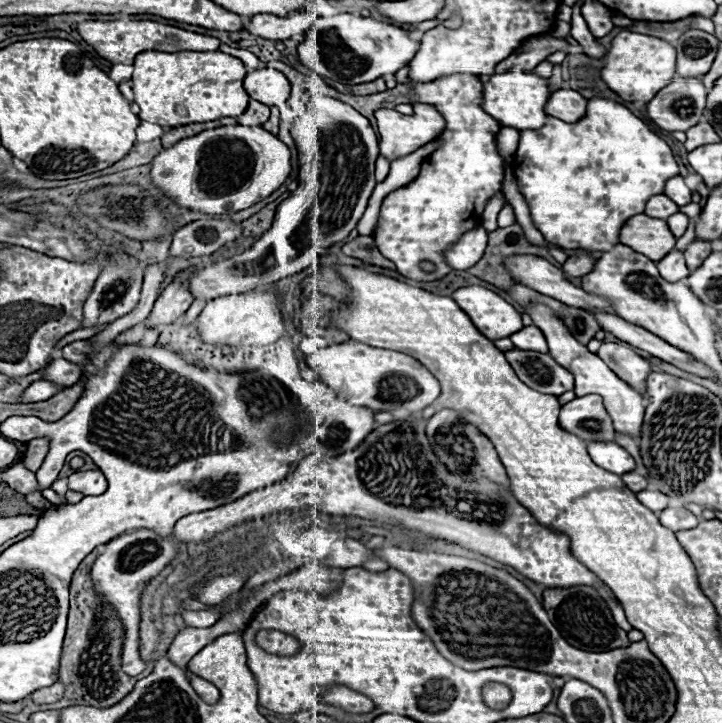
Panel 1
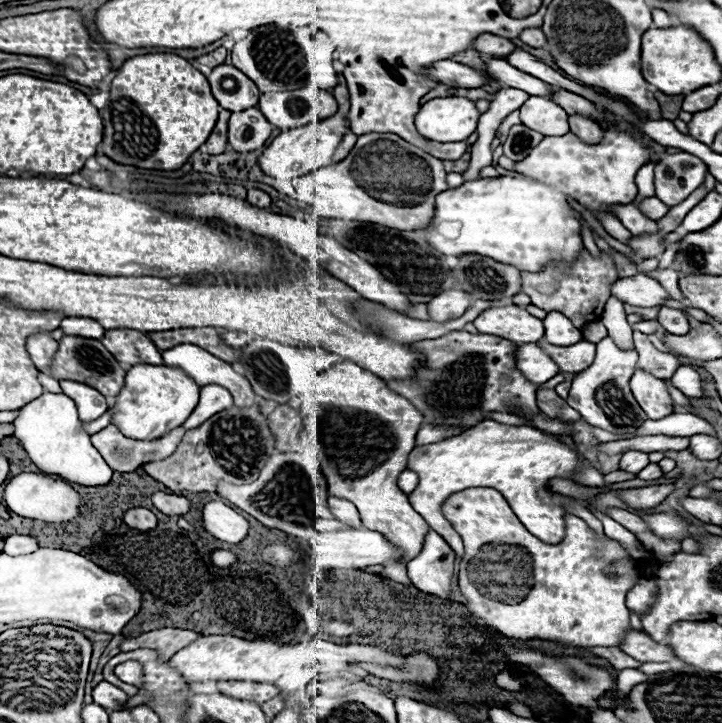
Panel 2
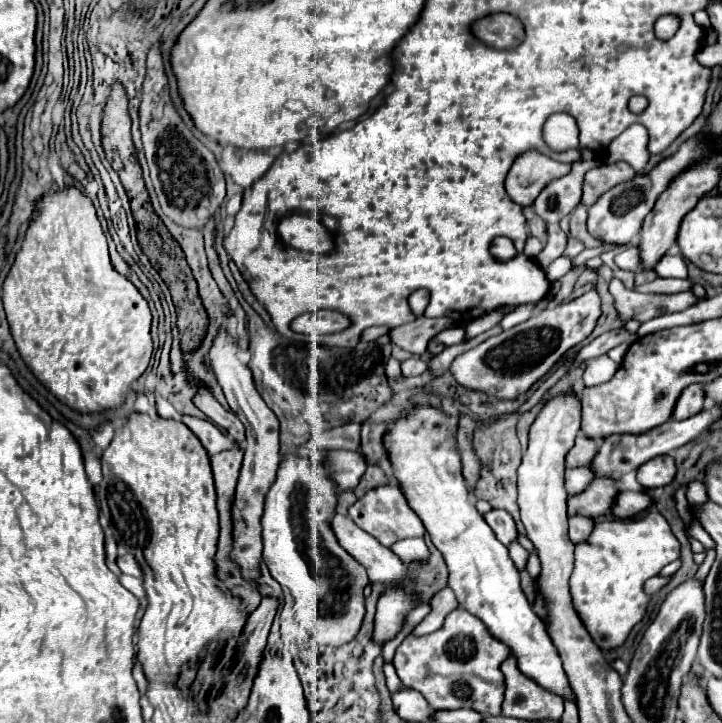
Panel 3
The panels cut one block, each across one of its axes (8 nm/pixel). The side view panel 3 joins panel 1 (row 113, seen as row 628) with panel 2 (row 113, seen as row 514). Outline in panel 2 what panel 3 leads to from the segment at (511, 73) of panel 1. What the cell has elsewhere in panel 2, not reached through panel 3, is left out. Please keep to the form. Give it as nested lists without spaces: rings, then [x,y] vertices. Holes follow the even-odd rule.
[[[448,96],[422,104],[416,114],[416,128],[434,142],[462,142],[476,132],[478,120],[480,112],[472,100]]]

